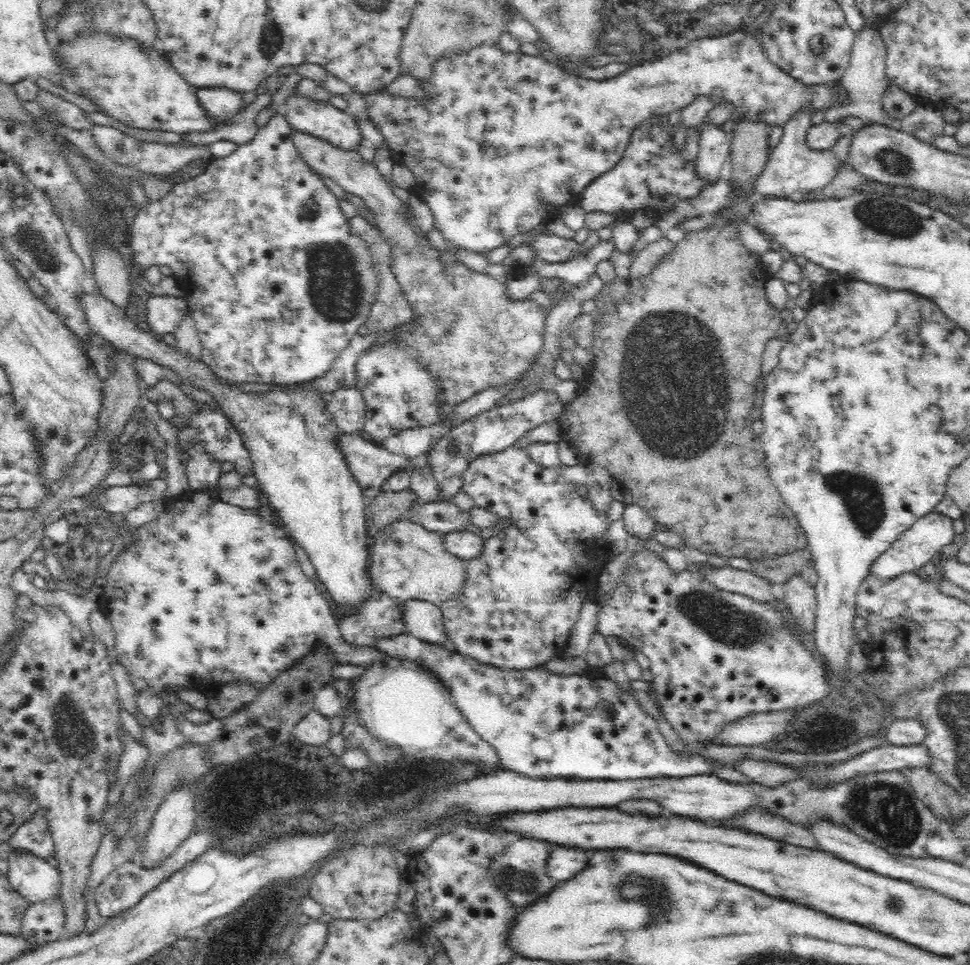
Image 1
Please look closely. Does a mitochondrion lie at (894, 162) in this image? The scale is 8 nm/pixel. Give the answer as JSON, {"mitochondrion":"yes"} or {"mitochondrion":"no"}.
{"mitochondrion":"yes"}

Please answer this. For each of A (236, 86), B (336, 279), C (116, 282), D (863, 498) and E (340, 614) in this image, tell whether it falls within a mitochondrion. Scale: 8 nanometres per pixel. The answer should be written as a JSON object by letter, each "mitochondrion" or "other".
{"A":"other","B":"mitochondrion","C":"other","D":"mitochondrion","E":"other"}

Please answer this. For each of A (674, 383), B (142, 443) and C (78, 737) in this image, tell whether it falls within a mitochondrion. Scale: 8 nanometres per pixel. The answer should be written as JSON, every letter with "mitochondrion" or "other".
{"A":"mitochondrion","B":"other","C":"mitochondrion"}

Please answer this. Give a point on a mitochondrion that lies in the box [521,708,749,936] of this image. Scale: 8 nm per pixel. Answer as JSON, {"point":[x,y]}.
{"point":[642,893]}

